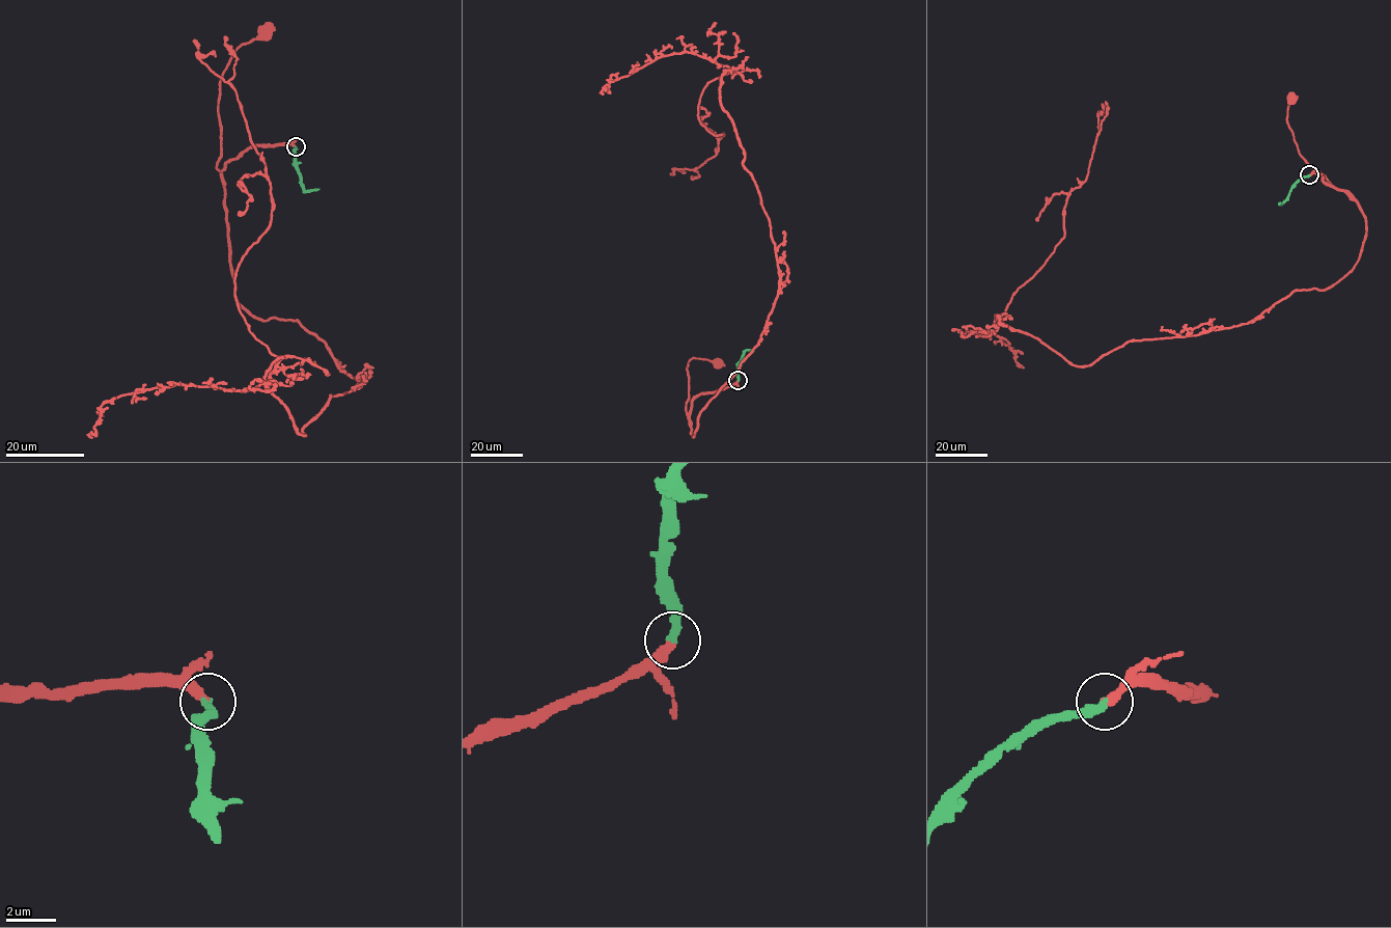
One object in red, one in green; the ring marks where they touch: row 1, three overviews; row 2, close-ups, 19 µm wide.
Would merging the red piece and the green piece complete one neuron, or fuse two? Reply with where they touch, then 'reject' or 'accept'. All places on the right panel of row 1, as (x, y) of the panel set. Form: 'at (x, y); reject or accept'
at (1309, 174); accept

